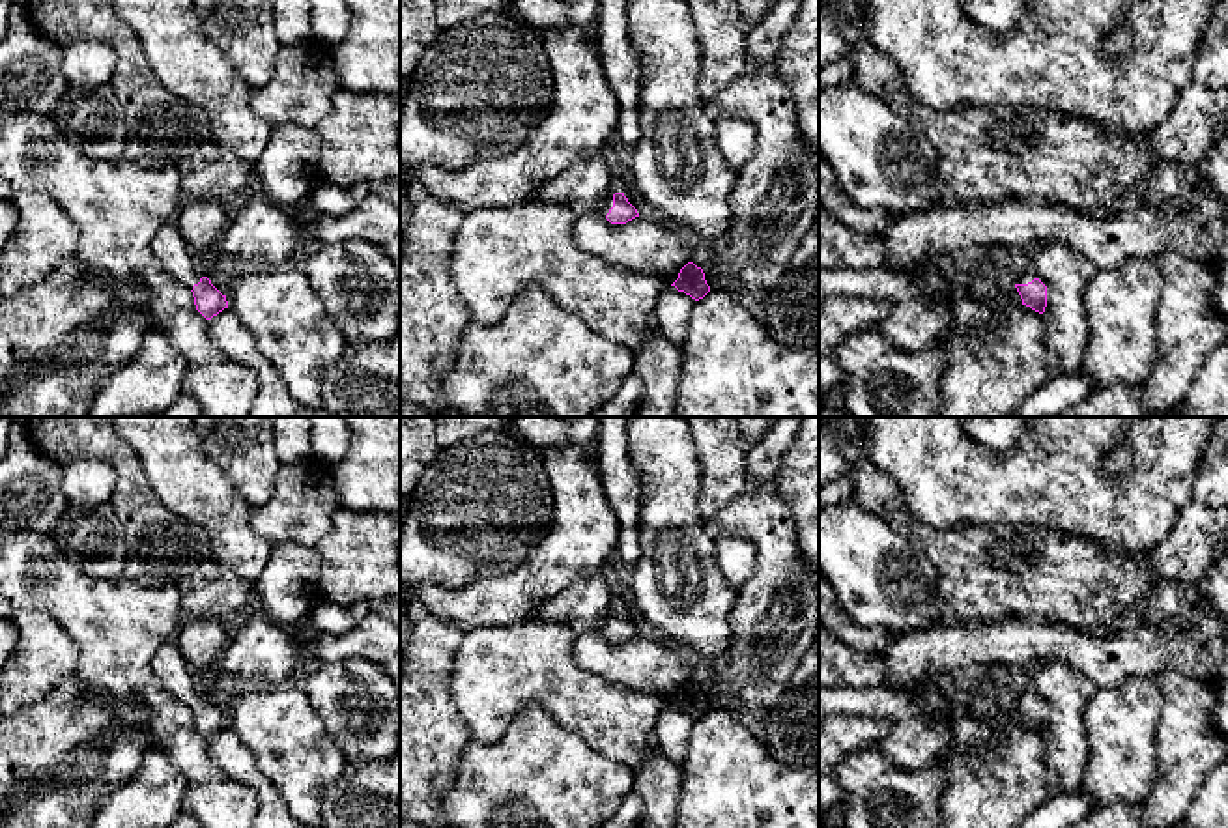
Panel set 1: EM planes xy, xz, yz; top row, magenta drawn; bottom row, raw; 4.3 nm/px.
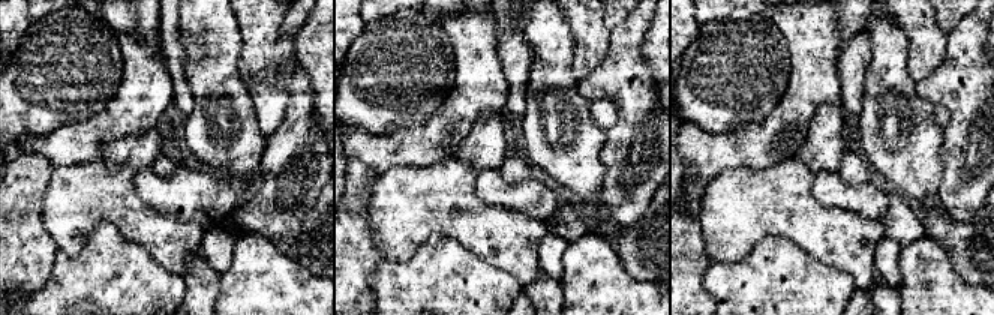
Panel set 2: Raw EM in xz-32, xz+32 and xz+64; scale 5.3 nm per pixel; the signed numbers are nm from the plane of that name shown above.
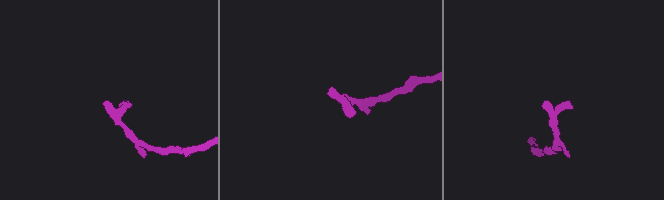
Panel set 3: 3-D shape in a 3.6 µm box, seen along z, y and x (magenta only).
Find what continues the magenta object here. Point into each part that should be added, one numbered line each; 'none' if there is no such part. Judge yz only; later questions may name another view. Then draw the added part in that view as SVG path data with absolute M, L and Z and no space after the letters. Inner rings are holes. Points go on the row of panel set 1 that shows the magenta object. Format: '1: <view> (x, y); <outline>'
1: yz (1019, 273); M1009 254L1013 265L1009 267L1011 282L1013 284L1028 284L1037 278L1026 265L1024 254Z

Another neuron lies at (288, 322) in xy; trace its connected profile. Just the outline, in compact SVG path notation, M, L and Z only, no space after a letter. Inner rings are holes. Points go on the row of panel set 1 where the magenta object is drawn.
M301 265L237 277L226 301L290 396L305 407L321 406L323 374L348 346Z

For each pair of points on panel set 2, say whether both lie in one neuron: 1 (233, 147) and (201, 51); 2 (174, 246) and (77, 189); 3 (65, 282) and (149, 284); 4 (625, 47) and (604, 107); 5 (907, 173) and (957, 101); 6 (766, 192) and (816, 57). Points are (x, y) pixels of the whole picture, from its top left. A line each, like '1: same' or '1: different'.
1: same
2: same
3: same
4: different
5: different
6: different

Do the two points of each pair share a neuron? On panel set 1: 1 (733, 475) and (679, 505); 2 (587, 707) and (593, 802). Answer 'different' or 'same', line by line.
1: different
2: different

